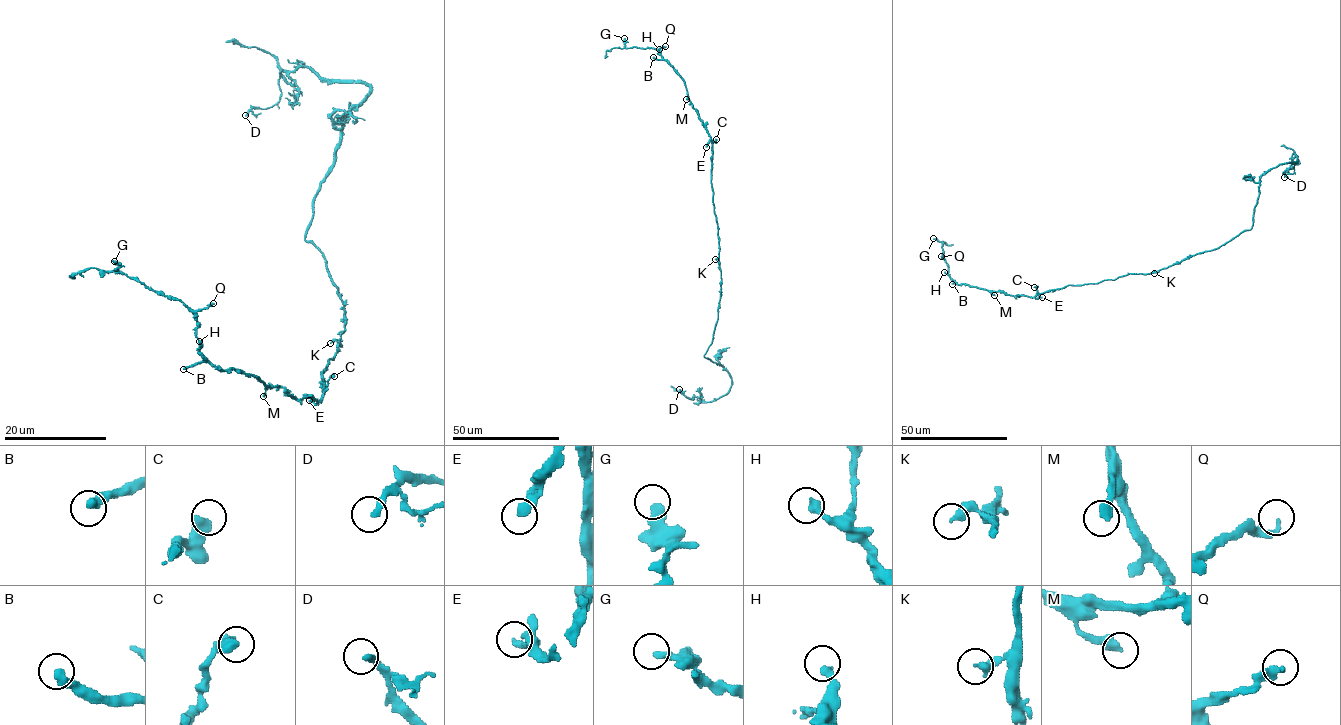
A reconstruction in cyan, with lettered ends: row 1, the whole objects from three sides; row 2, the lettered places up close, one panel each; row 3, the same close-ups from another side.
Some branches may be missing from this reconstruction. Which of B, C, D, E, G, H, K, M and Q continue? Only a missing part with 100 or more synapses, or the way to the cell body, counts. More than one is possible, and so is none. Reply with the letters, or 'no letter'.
B

